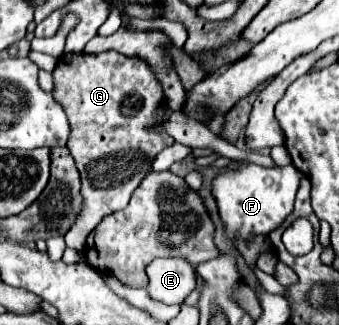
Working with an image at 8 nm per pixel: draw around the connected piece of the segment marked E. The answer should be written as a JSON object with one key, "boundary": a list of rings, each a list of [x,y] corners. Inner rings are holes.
{"boundary":[[[157,258],[147,266],[147,294],[163,304],[181,304],[195,288],[195,268],[183,258]]]}

